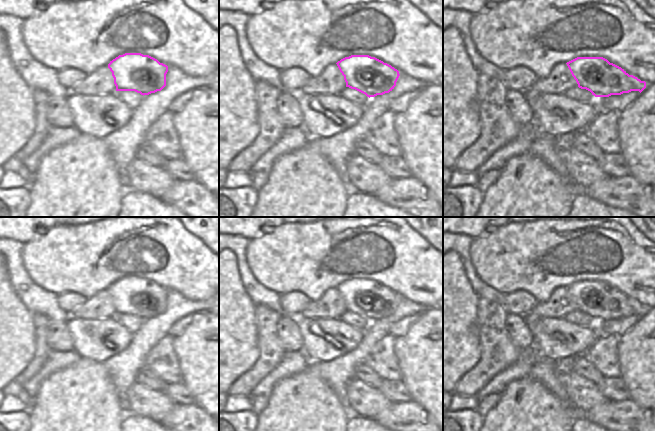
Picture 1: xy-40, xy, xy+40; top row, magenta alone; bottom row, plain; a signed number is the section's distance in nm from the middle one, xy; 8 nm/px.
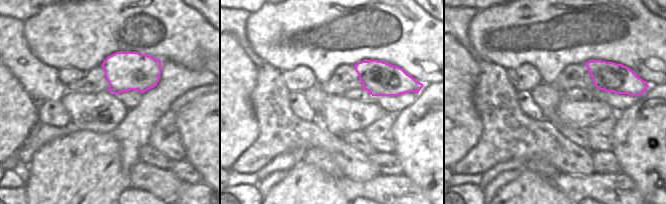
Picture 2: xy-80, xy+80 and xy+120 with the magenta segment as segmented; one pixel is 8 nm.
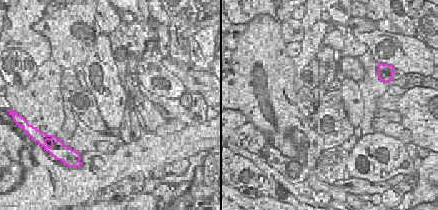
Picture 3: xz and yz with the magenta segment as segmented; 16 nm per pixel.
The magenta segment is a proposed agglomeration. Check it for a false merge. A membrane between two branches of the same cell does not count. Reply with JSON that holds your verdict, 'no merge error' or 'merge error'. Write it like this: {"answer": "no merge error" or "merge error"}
{"answer": "no merge error"}

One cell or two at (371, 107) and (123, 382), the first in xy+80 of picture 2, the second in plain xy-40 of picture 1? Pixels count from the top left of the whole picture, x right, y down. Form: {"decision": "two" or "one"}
{"decision": "two"}

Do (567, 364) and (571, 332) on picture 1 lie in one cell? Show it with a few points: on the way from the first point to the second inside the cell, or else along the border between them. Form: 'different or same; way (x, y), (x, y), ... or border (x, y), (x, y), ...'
different; border (572, 355), (556, 360), (545, 359)

